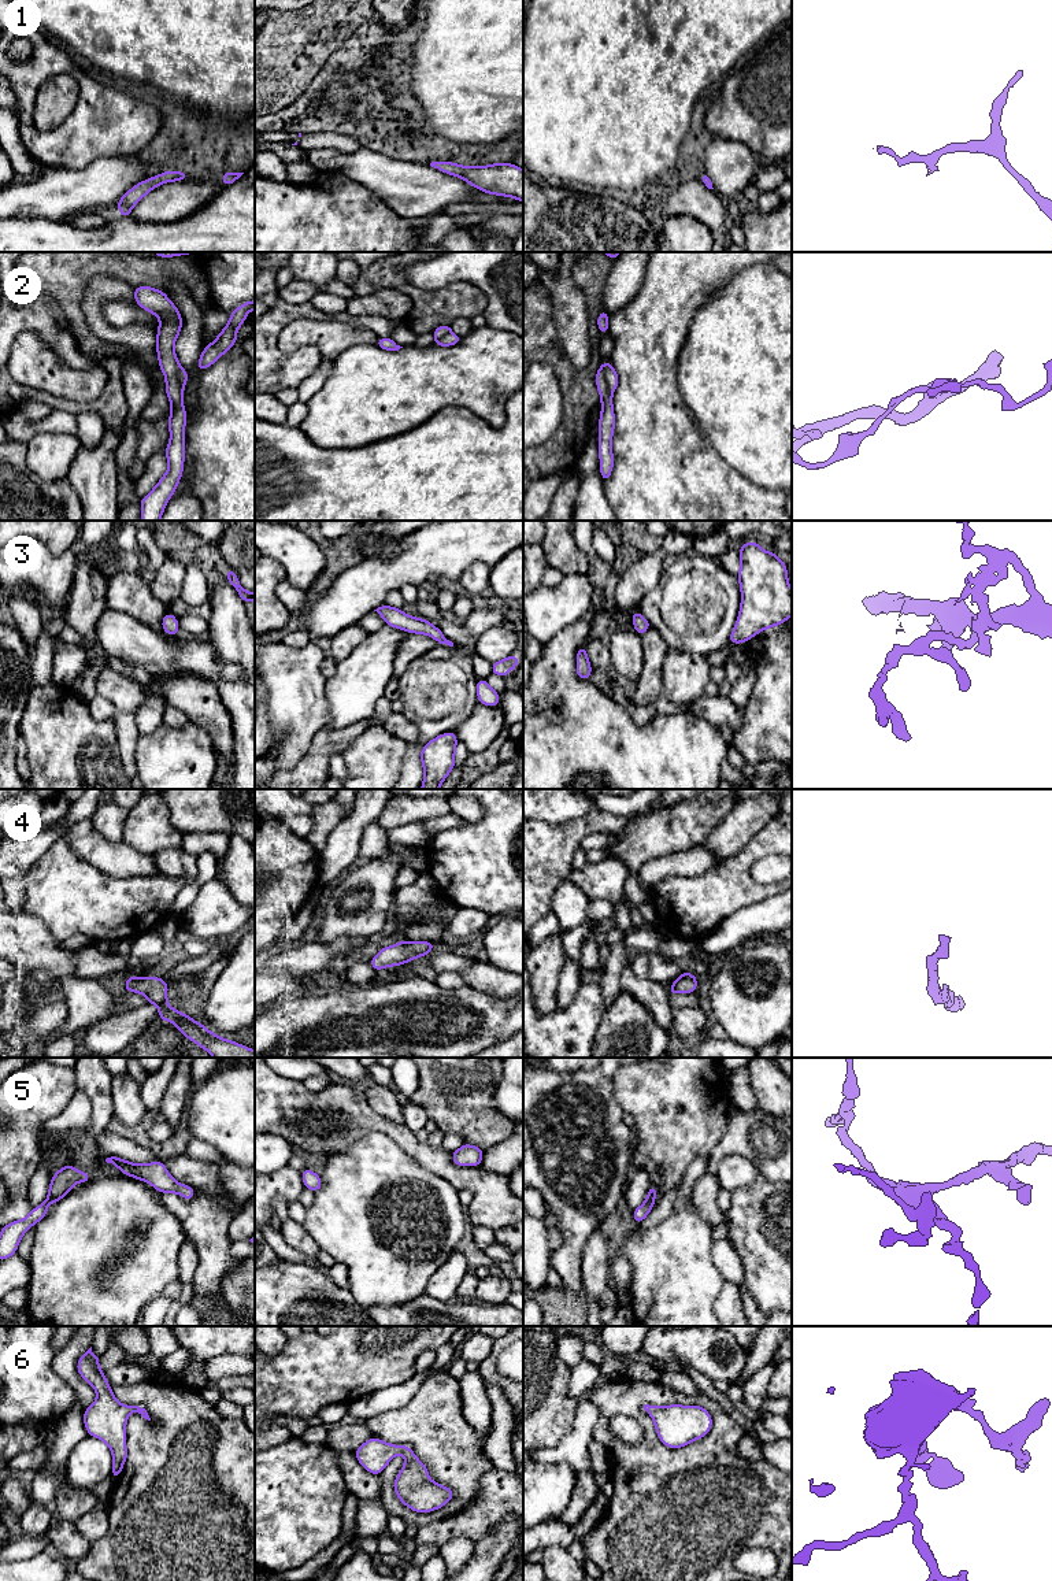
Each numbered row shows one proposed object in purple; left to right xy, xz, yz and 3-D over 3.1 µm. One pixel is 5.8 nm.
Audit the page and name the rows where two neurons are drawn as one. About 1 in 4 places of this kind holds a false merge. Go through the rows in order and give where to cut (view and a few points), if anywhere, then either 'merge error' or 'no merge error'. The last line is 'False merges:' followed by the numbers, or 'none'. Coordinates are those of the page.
1: no cut; no merge error
2: cut in yz along (608, 363), (606, 384), (611, 392); merge error
3: no cut; no merge error
4: no cut; no merge error
5: no cut; no merge error
6: no cut; no merge error
False merges: 2

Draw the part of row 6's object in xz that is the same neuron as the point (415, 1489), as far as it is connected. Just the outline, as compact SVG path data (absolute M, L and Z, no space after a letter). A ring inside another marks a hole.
M373 1436L355 1452L359 1463L371 1474L381 1474L399 1454L405 1456L405 1463L393 1482L393 1489L404 1506L415 1512L430 1512L455 1496L452 1489L429 1478L426 1466L408 1445L393 1445Z

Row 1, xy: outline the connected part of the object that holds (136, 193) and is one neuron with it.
M163 171L160 175L148 178L147 181L138 182L130 190L127 190L121 200L116 203L116 207L121 211L121 215L126 219L130 216L132 208L152 189L158 188L160 184L174 182L188 179L186 171Z

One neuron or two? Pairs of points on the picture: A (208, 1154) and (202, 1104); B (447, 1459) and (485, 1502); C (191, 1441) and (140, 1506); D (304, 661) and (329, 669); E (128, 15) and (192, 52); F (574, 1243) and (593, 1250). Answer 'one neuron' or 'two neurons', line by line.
A: two neurons
B: two neurons
C: one neuron
D: two neurons
E: one neuron
F: two neurons

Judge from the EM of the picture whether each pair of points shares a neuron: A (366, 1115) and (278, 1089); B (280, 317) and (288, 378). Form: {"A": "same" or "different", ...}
{"A": "same", "B": "same"}

